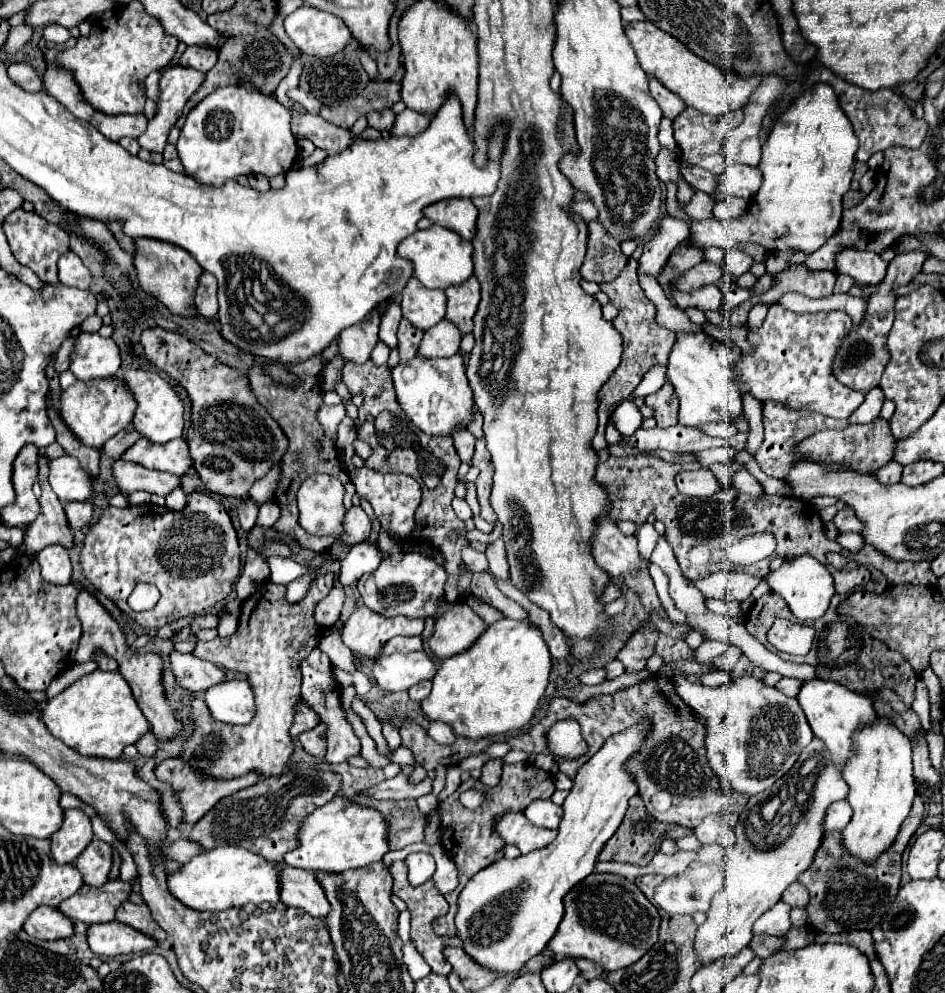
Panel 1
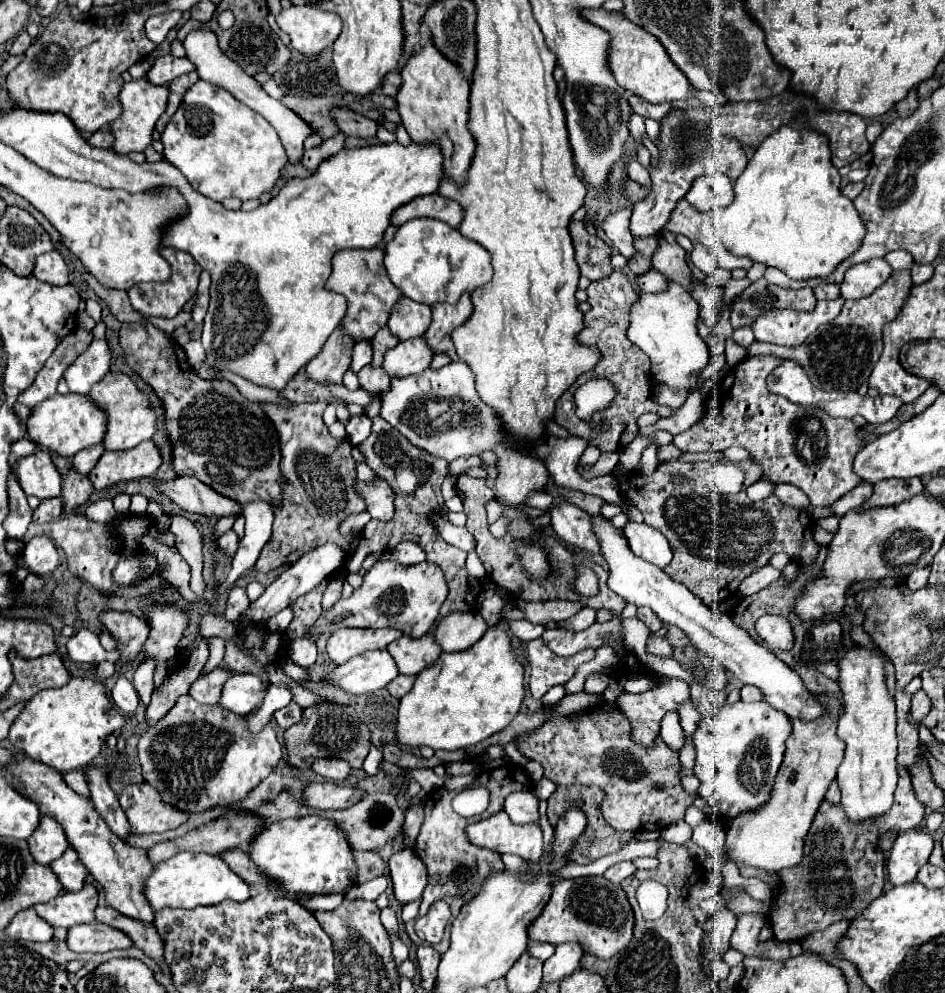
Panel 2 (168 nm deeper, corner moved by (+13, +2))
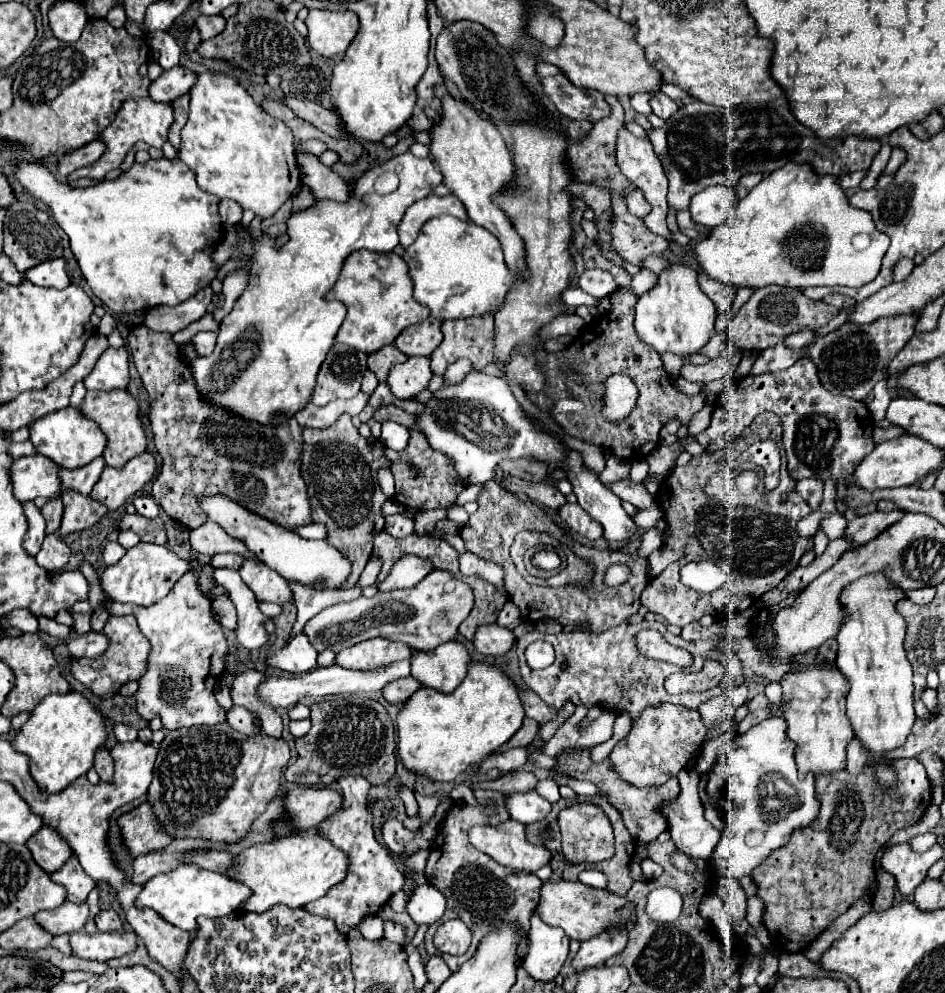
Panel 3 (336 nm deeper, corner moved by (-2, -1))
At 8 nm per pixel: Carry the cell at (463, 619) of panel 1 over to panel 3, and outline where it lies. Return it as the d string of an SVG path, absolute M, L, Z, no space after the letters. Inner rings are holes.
M481 624L473 636L473 648L485 656L499 656L509 652L515 636L509 628L493 624Z

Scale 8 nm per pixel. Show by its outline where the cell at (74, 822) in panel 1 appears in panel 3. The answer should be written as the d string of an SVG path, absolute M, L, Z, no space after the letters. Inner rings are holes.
M43 826L29 842L27 842L35 862L45 870L45 872L55 872L59 870L71 856L71 846L55 832L51 826Z

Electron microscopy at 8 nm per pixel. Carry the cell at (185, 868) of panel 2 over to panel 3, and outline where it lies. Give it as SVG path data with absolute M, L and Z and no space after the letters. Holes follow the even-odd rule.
M181 864L179 868L175 868L171 872L151 878L143 886L135 904L139 904L139 908L141 906L153 908L165 920L169 920L171 924L175 924L181 930L195 932L199 916L205 916L205 918L227 916L227 914L239 910L249 898L251 898L251 888L247 888L245 884L241 884L225 874L199 868L195 864Z

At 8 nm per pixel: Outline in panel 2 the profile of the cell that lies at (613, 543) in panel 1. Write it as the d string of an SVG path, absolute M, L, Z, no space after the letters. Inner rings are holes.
M560 503L550 511L550 517L552 527L562 541L586 549L590 553L600 553L598 539L596 535L592 535L590 515L586 511L572 503Z

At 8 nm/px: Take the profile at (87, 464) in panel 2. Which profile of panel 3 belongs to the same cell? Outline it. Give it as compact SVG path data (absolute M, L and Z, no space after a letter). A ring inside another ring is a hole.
M103 456L95 458L91 464L83 466L83 468L75 468L75 470L61 468L59 476L61 476L61 482L63 482L63 490L73 488L73 490L77 490L81 494L89 494L93 490L93 486L97 484L103 468L105 468Z

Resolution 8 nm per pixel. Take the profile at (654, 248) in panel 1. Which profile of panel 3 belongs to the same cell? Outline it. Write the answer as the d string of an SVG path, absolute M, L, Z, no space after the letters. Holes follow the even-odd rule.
M785 98L773 102L747 102L733 106L729 112L693 100L681 106L663 128L651 130L649 140L665 168L669 180L667 202L673 212L689 210L691 198L707 186L735 186L745 172L767 174L793 160L809 162L815 172L841 176L855 170L867 170L881 148L879 138L847 136L845 140L821 140L815 134L811 136L811 128L803 126L793 116Z

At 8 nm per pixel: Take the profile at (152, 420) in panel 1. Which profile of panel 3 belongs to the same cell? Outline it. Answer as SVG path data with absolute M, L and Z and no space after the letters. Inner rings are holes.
M127 390L87 392L87 396L81 404L81 412L87 418L95 420L101 426L101 430L105 432L109 444L103 452L103 458L109 466L123 466L131 458L135 458L147 450L147 436L145 436L145 428L139 418L139 402Z

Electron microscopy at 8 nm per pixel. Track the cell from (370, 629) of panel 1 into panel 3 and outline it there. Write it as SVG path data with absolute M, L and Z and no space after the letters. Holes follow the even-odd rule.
M375 638L375 640L363 640L351 648L343 648L337 654L335 662L351 670L371 670L383 664L391 664L395 660L411 658L411 652L413 650L403 642Z

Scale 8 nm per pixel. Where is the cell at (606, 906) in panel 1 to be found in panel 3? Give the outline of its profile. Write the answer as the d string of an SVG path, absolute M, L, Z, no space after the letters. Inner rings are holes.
M559 880L559 882L543 882L537 912L545 924L557 926L571 940L583 942L587 938L599 936L603 930L629 926L635 914L635 904L627 900L627 896L619 896L615 892L609 892L607 888L601 890L601 888L591 888L587 884L581 884L581 882Z

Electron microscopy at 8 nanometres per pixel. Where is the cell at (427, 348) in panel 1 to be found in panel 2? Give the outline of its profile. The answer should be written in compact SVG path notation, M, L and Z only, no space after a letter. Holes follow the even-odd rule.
M422 337L408 339L398 343L394 349L390 349L384 355L382 369L394 379L394 377L408 377L418 375L424 369L428 369L434 353L428 349L426 341Z

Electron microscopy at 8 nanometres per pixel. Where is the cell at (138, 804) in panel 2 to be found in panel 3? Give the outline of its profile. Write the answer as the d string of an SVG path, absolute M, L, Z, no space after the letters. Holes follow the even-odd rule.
M149 802L139 804L135 810L123 814L117 822L121 826L123 840L133 856L161 850L173 840L167 832L163 832L159 818L155 816Z

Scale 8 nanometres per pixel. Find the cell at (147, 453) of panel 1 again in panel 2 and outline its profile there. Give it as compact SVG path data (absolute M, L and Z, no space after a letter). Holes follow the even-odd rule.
M144 441L130 451L104 453L90 471L88 479L96 491L104 491L106 487L112 487L120 481L148 477L160 467L160 463L162 459L154 441Z

